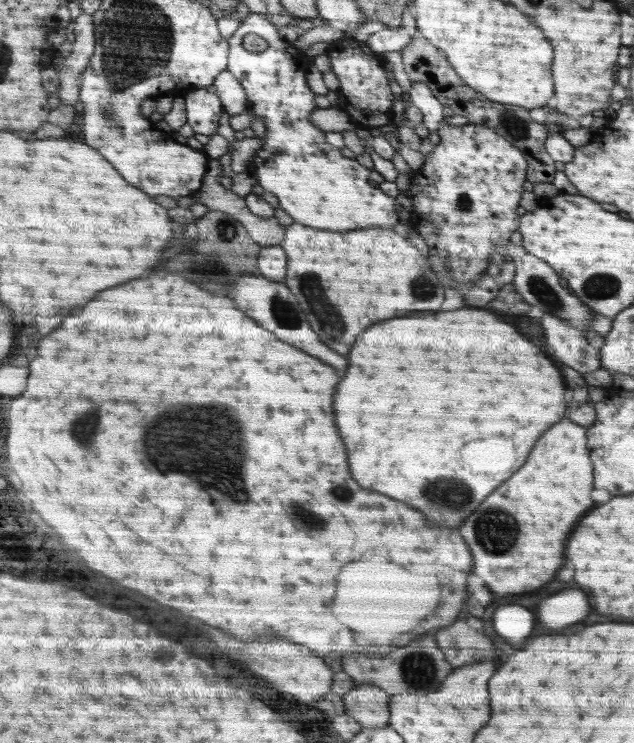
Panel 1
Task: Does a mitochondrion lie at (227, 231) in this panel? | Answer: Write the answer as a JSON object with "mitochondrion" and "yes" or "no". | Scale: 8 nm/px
{"mitochondrion":"yes"}

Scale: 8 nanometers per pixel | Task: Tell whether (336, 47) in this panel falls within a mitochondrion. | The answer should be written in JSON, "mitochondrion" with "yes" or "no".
{"mitochondrion":"no"}

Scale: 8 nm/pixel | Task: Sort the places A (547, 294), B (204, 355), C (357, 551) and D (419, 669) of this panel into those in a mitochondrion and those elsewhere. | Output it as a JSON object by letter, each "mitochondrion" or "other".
{"A":"mitochondrion","B":"other","C":"other","D":"mitochondrion"}

